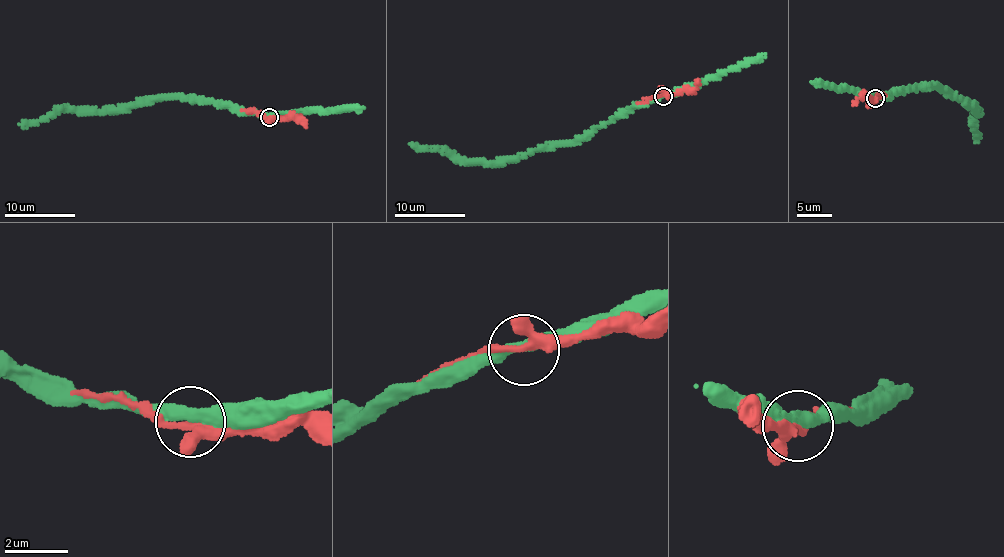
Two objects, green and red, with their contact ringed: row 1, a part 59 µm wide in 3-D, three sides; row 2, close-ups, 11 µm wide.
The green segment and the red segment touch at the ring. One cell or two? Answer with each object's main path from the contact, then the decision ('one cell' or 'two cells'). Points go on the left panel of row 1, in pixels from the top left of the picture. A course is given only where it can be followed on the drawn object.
green runs (269, 116), (238, 114), (224, 105), (200, 102), (181, 96), (146, 99), (123, 107), (56, 113), (20, 123); red runs (269, 117), (298, 118), (305, 126); one cell

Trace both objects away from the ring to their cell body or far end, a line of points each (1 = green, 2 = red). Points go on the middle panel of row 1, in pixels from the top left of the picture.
1: (663, 97), (632, 105), (576, 139), (540, 145), (512, 158), (462, 163), (447, 153), (410, 144)
2: (662, 96), (692, 90), (697, 80)

